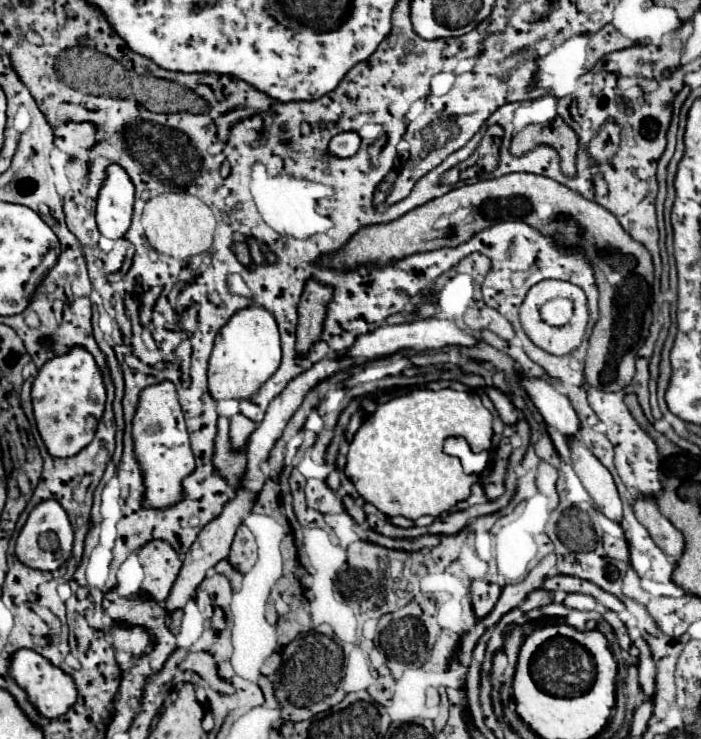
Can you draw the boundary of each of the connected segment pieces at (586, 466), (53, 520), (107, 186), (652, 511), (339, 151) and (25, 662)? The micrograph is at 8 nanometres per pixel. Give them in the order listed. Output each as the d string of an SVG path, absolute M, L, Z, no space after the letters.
M571 438L567 442L569 442L569 448L571 448L573 470L579 476L581 484L585 486L585 490L589 492L589 496L595 500L597 508L609 520L621 522L623 504L621 504L617 486L615 486L613 476L609 474L609 470L577 438Z
M54 499L45 500L31 510L15 544L17 558L25 566L31 566L43 572L57 570L61 564L65 564L65 560L71 556L71 548L73 548L73 526L69 522L67 512Z
M109 164L105 170L105 180L97 198L97 228L105 238L121 238L133 214L135 186L119 164Z
M643 498L637 500L633 504L635 514L639 518L639 522L649 530L653 542L667 554L673 558L681 558L685 552L685 538L683 534L659 512L657 502L651 498Z
M345 132L343 136L335 136L335 140L331 140L329 144L329 152L341 158L353 156L361 146L361 136L359 132Z
M19 650L11 656L11 676L29 694L29 700L39 708L39 712L47 718L63 716L77 700L77 686L73 678L33 650Z

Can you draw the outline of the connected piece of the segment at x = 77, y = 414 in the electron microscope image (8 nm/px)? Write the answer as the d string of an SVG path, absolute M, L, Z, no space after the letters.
M77 346L67 354L55 356L43 364L33 382L33 410L39 434L51 456L75 456L95 436L97 424L105 410L105 384L103 374L91 352Z

